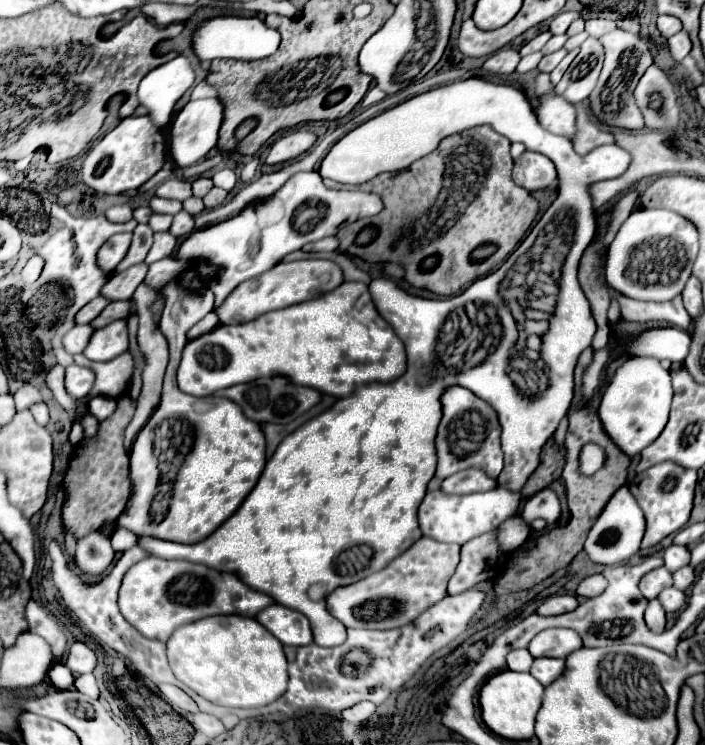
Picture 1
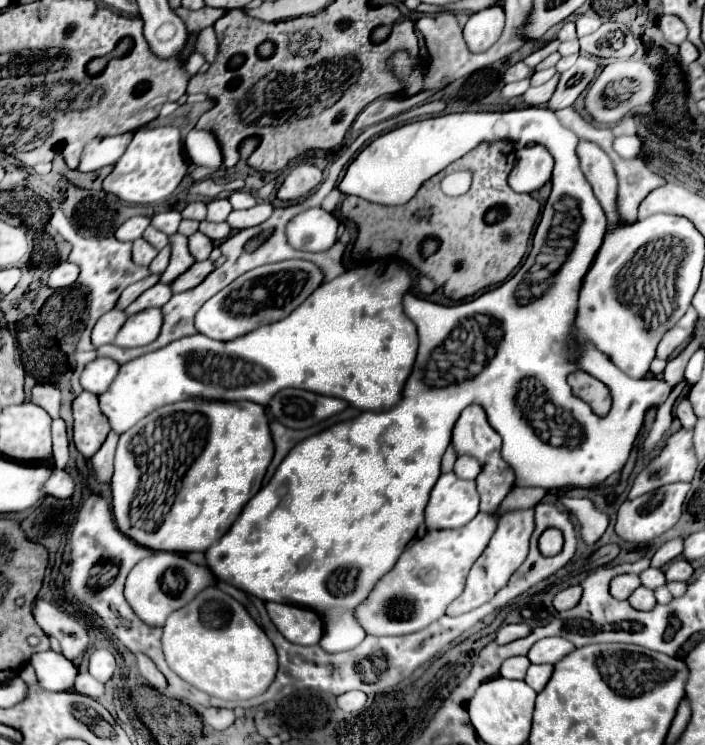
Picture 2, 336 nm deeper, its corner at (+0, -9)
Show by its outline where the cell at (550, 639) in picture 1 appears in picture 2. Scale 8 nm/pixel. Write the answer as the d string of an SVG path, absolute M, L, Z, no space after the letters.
M545 637L541 641L537 641L531 651L529 651L529 661L531 663L551 663L555 665L557 661L561 661L565 655L569 655L573 651L573 643L569 643L567 639L561 637Z

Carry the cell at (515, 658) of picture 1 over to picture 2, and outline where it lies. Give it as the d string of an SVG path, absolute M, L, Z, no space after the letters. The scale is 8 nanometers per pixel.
M509 657L507 661L503 661L499 675L507 679L525 679L529 665L531 661L527 657Z

